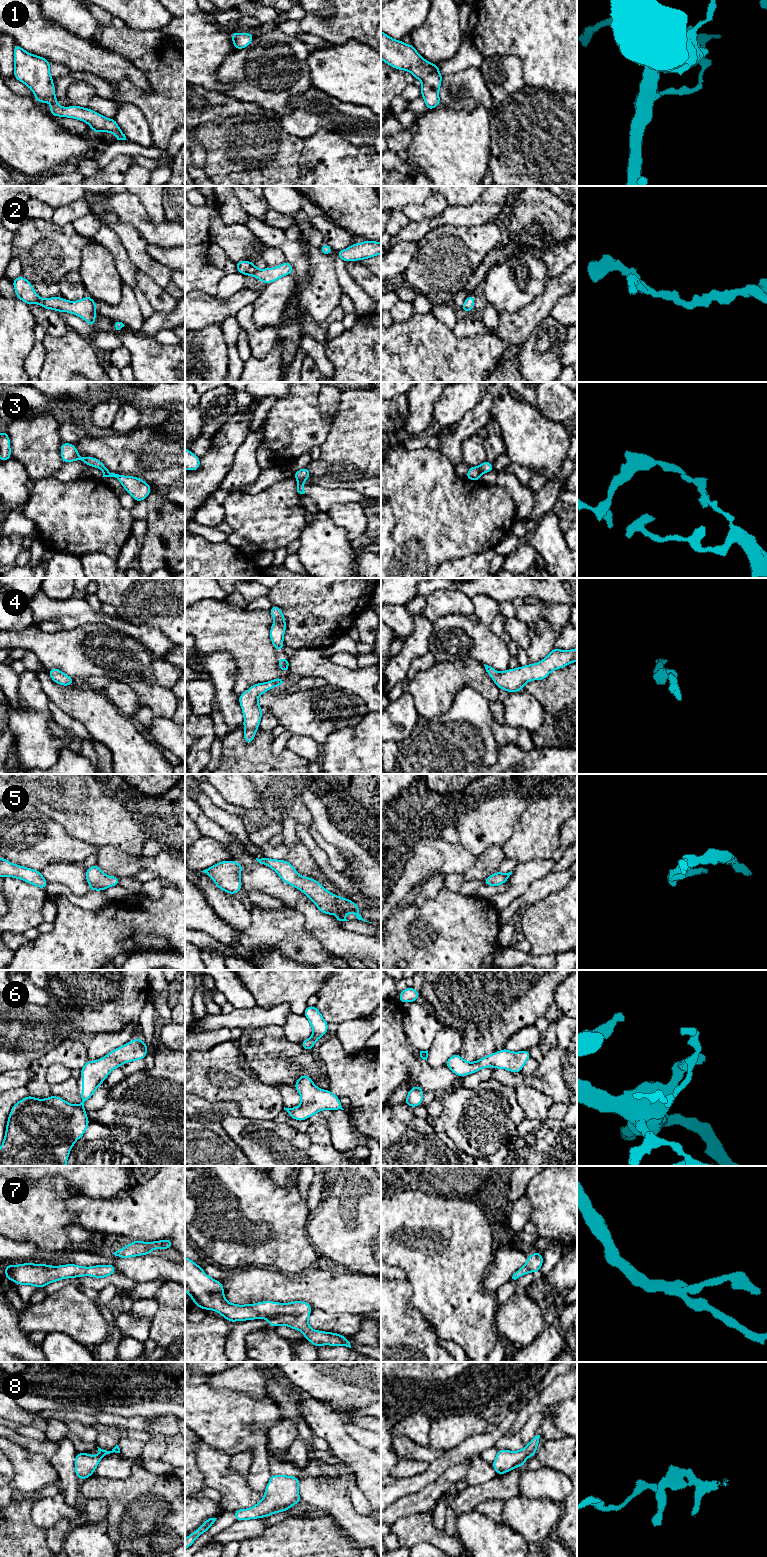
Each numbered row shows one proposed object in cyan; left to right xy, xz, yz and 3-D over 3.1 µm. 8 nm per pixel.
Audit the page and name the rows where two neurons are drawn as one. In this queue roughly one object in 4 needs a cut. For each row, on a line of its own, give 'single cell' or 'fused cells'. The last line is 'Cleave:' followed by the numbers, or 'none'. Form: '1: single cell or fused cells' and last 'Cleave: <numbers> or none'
1: single cell
2: single cell
3: fused cells
4: single cell
5: single cell
6: single cell
7: single cell
8: single cell
Cleave: 3

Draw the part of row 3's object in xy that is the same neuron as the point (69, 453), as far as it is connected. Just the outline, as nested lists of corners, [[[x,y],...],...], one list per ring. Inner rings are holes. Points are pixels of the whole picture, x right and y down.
[[[62,443],[60,446],[60,451],[63,463],[80,460],[88,466],[99,468],[102,471],[108,470],[108,468],[95,457],[80,457],[75,445],[71,443]]]

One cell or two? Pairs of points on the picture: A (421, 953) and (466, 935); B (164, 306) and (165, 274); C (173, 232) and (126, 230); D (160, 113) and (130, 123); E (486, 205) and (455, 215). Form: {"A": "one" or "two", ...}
{"A": "one", "B": "two", "C": "two", "D": "two", "E": "one"}

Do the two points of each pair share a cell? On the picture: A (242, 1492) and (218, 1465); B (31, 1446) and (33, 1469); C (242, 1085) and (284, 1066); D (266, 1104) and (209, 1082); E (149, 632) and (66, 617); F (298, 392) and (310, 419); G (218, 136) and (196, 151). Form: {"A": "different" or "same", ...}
{"A": "same", "B": "different", "C": "different", "D": "same", "E": "same", "F": "same", "G": "different"}

